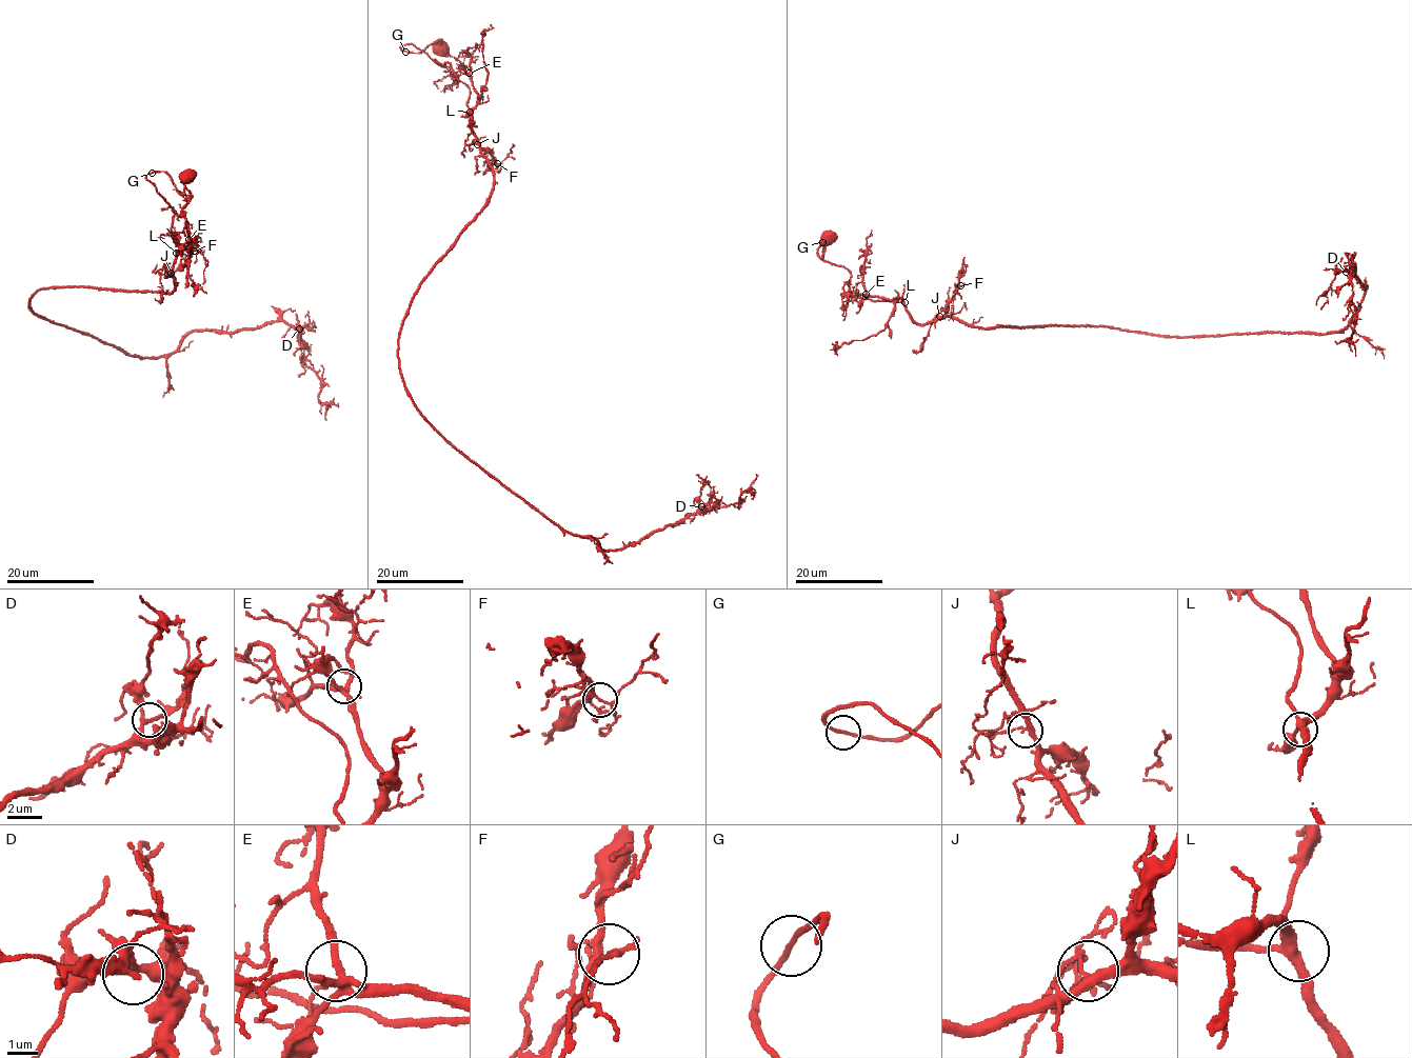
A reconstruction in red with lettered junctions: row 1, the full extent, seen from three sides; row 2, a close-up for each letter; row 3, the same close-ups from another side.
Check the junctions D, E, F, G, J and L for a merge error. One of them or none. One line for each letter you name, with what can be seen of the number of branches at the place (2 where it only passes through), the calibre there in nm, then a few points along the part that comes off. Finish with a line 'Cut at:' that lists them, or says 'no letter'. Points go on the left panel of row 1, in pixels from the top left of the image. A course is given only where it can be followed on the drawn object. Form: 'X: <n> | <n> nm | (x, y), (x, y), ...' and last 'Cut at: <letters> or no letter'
Cut at: no letter

